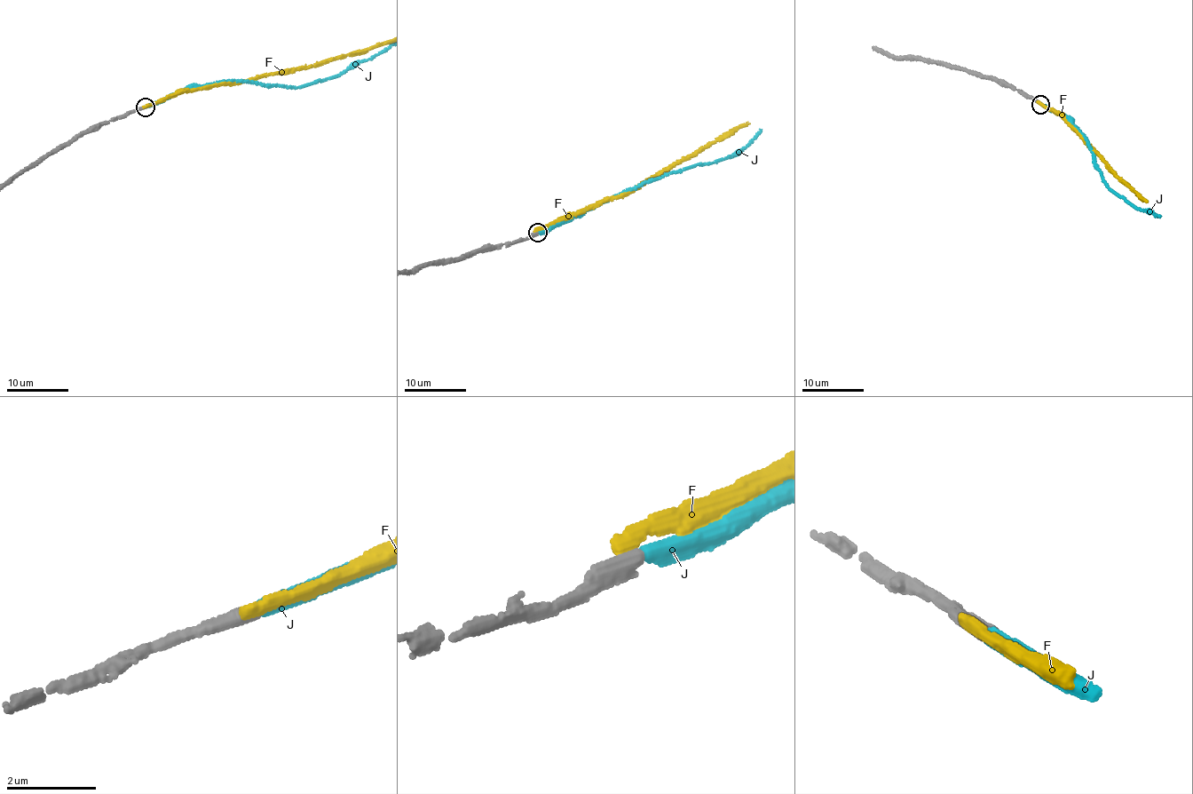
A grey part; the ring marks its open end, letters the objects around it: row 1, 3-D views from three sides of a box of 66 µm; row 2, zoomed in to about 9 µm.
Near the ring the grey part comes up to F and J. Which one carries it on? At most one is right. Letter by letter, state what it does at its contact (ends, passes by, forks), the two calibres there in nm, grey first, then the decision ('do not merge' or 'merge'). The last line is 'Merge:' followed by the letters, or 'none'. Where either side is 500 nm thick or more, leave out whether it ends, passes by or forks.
F: it ends; calibres 400 and 320 nm; do not merge
J: it ends; calibres 380 and 400 nm; merge
Merge: J

